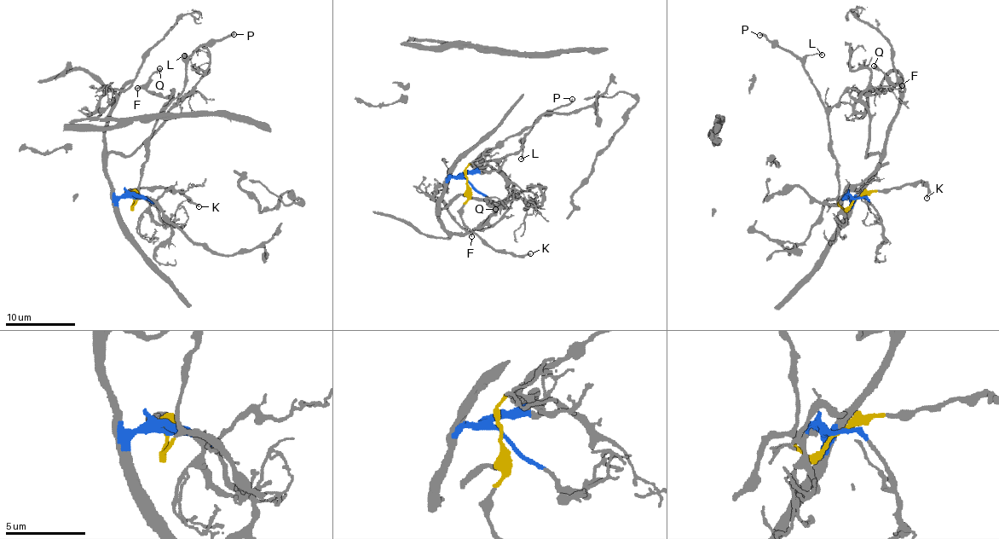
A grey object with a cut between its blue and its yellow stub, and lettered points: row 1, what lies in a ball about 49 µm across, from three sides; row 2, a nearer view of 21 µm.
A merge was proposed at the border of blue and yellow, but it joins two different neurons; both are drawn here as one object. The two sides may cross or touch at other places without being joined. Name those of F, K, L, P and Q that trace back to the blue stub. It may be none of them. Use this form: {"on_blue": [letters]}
{"on_blue": []}

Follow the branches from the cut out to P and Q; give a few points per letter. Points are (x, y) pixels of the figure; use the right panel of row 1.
P: (855, 199), (845, 208), (838, 202), (838, 167), (831, 146), (828, 110), (802, 64), (759, 34)
Q: (855, 199), (845, 208), (838, 202), (828, 113), (849, 89), (877, 95), (890, 87), (888, 78), (874, 66)

